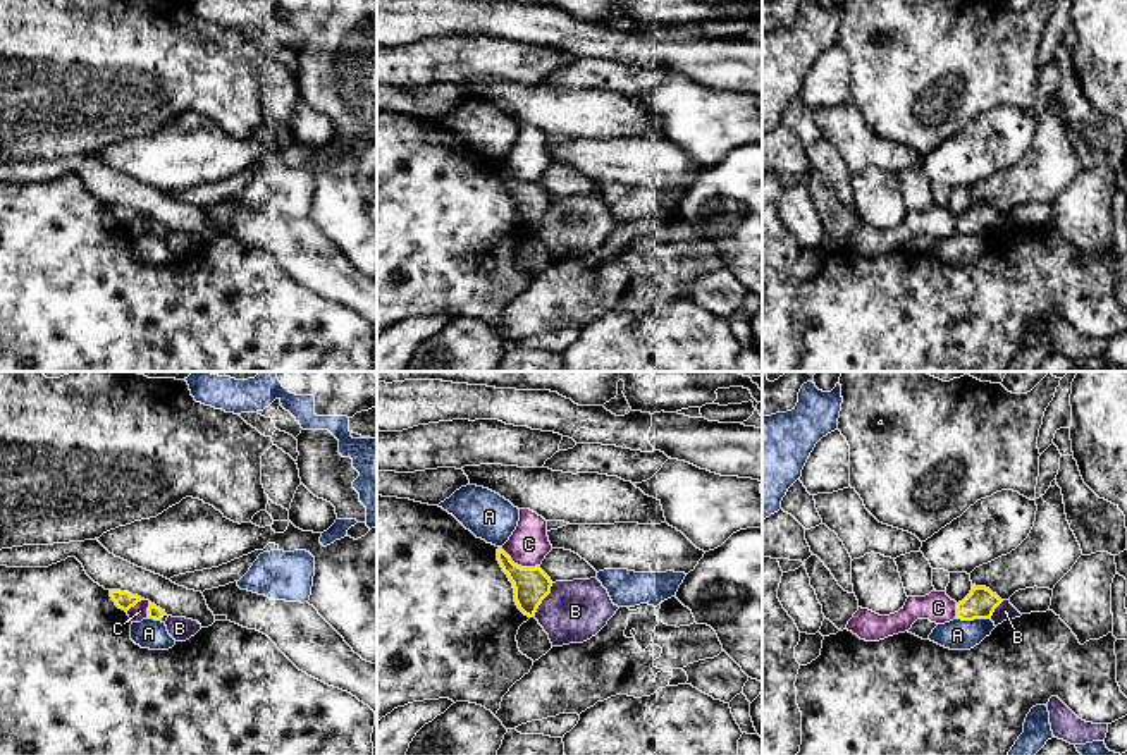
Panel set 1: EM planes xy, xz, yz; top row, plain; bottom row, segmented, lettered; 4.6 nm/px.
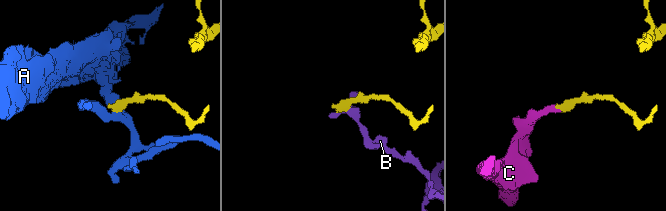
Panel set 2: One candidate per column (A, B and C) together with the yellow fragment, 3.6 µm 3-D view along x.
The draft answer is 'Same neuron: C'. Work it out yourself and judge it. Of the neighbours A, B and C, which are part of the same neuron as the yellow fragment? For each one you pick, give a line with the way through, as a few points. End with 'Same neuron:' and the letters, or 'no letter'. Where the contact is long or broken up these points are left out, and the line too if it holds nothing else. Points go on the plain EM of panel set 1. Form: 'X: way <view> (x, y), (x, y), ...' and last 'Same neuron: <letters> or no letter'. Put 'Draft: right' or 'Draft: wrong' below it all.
Same neuron: no letter
Draft: wrong

